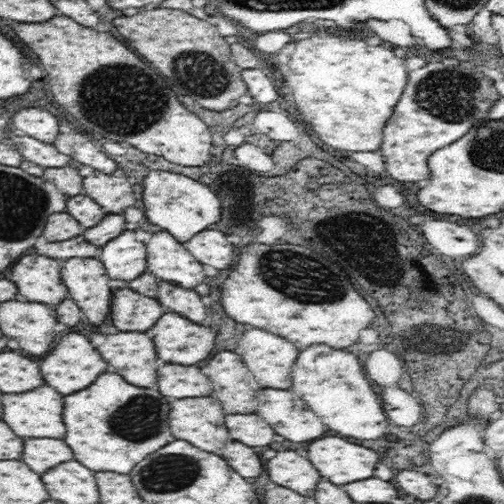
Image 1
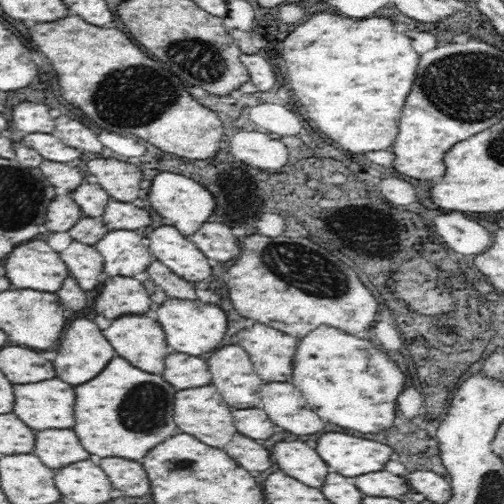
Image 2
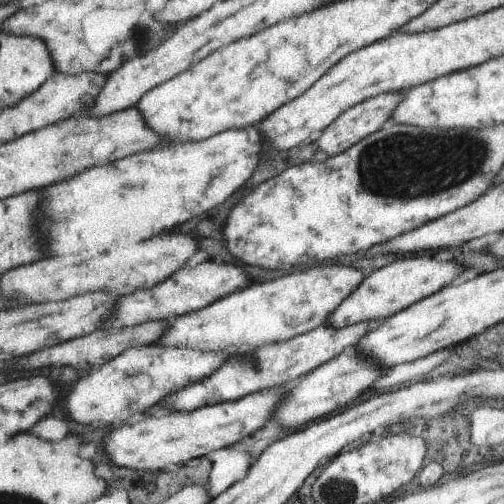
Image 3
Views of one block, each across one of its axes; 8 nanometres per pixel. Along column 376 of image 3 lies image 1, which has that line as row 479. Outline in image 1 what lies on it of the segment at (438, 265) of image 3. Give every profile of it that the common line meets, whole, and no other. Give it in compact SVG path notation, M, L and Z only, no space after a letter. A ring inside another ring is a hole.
M278 450L278 454L272 460L264 462L264 466L268 468L272 484L290 488L306 498L314 498L318 482L322 482L322 476L318 468L302 456L304 454L298 454L294 450Z

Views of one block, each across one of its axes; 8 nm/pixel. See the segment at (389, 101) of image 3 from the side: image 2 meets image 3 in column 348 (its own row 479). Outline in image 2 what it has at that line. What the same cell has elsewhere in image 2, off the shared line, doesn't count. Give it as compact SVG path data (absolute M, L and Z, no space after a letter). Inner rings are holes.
M108 456L98 462L106 476L110 478L114 490L120 490L124 496L140 496L148 498L152 492L150 478L144 470L144 466L138 460L128 460L128 458L116 458Z

